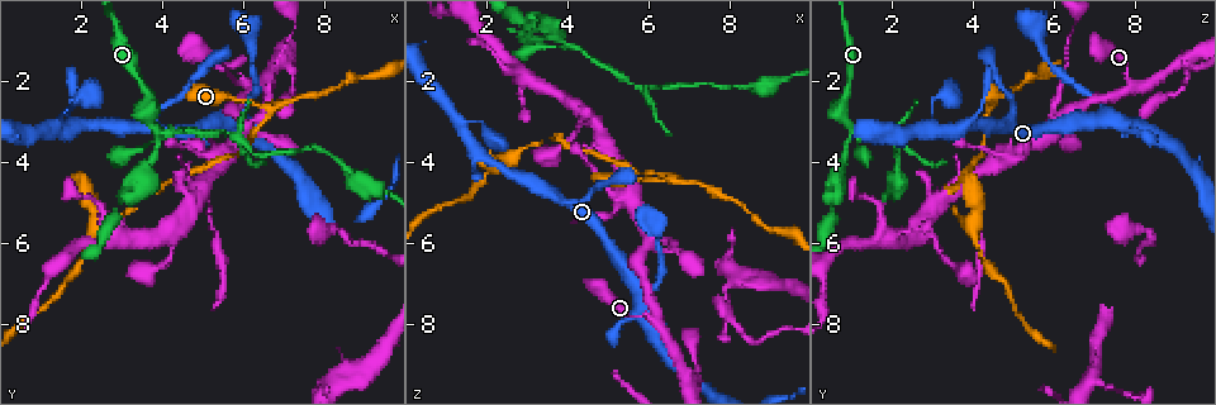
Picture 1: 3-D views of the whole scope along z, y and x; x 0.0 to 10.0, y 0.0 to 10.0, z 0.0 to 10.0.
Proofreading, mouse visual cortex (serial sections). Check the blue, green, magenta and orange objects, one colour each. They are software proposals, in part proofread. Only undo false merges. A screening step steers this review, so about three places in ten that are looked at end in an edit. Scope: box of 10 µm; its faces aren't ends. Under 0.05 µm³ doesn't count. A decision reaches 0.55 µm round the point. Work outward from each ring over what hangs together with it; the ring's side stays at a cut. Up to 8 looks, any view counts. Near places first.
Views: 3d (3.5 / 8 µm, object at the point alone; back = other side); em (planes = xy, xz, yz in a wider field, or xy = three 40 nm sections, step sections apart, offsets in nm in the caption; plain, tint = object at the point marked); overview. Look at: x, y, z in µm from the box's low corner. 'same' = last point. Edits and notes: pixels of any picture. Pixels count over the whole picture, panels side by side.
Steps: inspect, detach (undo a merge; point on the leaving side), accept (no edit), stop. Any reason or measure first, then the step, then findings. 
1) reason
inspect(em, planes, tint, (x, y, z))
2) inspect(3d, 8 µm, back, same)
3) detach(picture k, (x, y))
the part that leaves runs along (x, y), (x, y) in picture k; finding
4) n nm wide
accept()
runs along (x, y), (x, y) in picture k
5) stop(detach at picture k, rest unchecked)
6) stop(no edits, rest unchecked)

a narrow waist
inspect(3d, 8 µm, back, (3.90, 3.20, 1.05))

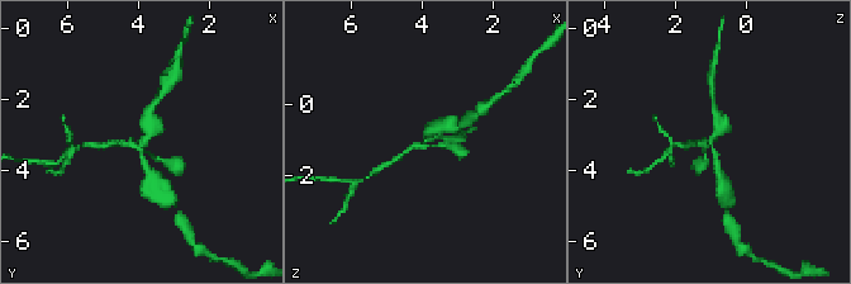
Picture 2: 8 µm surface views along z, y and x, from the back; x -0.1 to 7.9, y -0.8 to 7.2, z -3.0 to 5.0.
4 arms; arms of 150, 150, 200, 300 nm
inspect(em, xy, step 5, tint, same)

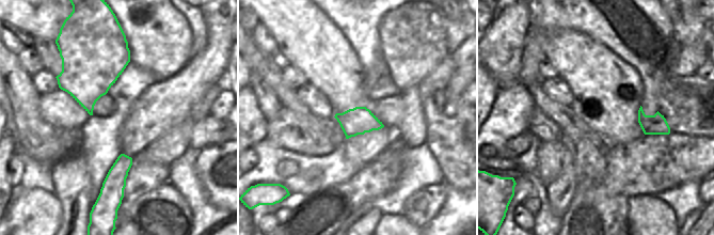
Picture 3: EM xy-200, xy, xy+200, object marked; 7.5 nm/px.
detach(picture 2, (703, 164))
a second cell is stuck on

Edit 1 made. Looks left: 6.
abrupt turn
inspect(3d, 3.5 µm, (6.60, 2.65, 4.50))

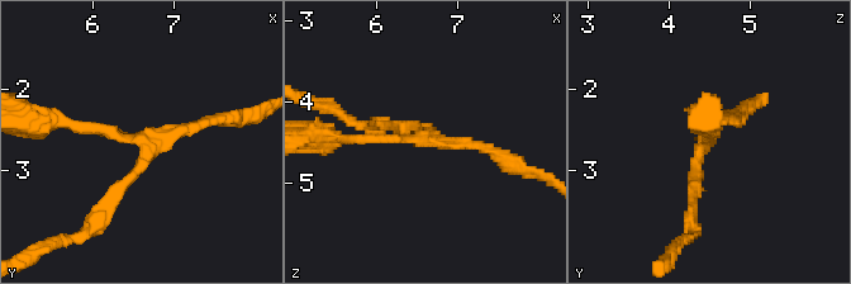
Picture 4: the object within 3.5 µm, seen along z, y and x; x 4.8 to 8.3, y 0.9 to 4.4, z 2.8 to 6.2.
3 arms; arms of 150, 150, 150 nm
inspect(em, xy, step 5, tint, (6.65, 2.70, 4.50))

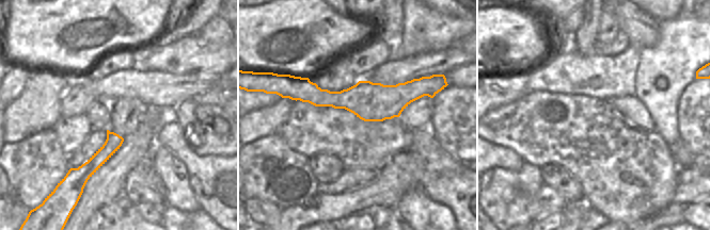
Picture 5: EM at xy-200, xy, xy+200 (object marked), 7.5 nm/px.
accept()
runs along (63, 123), (146, 142), (107, 213) in picture 4; one cell here

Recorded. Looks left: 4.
branch point
inspect(3d, 3.5 µm, (6.15, 2.15, 7.80))

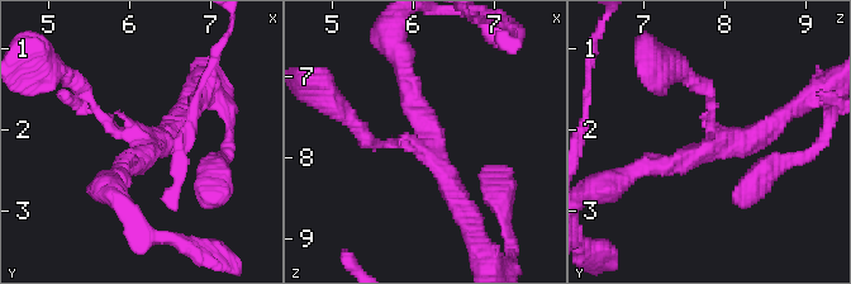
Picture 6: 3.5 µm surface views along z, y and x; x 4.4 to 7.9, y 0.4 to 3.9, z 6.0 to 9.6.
3 arms; arms of 150, 250, 300 nm; now the EM
inspect(em, xy, step 3, tint, (6.10, 2.15, 7.85))

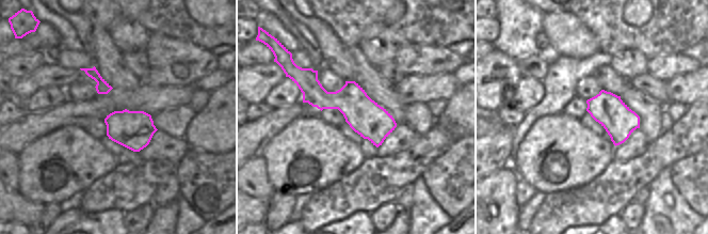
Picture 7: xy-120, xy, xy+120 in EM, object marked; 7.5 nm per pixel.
another direction
inspect(em, xy, step 1, tint, same)

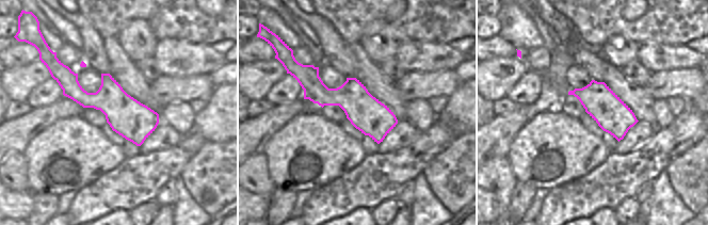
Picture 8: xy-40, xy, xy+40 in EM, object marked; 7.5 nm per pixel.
accept()
runs along (60, 74), (85, 99), (111, 99), (154, 125) in picture 8; continuous, no second cell

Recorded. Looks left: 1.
stop(detach at picture 2, rest unchecked)

